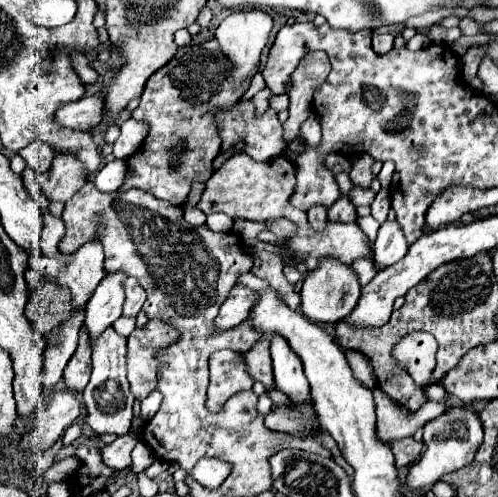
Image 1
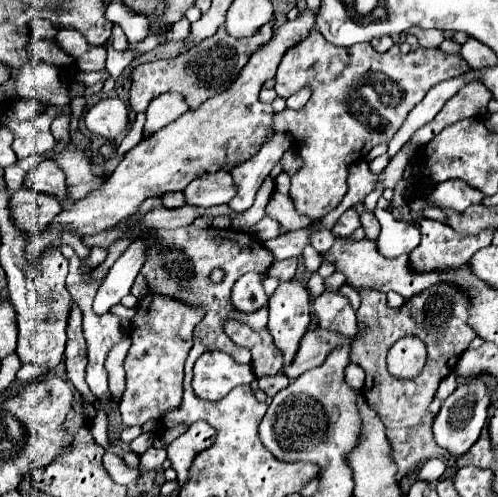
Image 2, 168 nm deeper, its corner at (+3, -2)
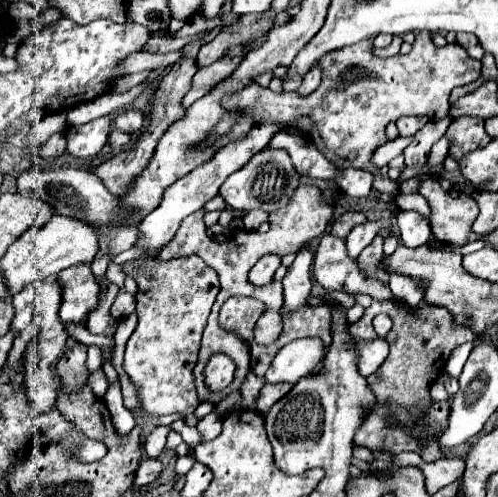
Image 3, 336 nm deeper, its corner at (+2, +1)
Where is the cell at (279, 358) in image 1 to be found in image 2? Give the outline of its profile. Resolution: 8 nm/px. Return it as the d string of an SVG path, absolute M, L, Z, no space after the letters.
M281 282L275 294L269 298L269 332L273 344L283 356L283 364L289 366L299 350L299 342L305 336L311 322L309 292L301 282Z

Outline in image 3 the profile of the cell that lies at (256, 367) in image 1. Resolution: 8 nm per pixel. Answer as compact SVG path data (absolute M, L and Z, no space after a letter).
M278 383L278 385L264 385L256 403L256 409L260 415L266 415L270 411L270 407L280 401L288 391L292 389L290 383Z

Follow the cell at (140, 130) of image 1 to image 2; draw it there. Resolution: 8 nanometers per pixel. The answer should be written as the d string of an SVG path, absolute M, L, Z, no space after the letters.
M163 94L163 96L157 96L149 104L149 108L145 112L143 136L149 138L159 128L175 122L185 110L187 110L187 106L185 106L185 102L183 102L183 98L179 94Z

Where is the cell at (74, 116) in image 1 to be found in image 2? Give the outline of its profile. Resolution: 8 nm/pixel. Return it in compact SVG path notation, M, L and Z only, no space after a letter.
M119 98L99 100L83 114L83 122L89 132L115 140L127 128L127 108Z

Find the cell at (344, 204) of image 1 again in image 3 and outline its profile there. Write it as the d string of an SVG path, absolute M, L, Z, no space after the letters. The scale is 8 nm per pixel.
M346 211L342 213L340 217L336 217L330 225L330 235L336 235L336 237L348 237L348 233L352 231L352 227L360 225L360 223L366 223L366 217L364 213L360 211Z

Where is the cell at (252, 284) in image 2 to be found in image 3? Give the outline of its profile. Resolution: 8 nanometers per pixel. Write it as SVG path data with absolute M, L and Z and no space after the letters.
M276 253L264 255L264 257L252 267L252 271L250 271L250 283L258 285L258 287L270 283L278 267L280 267L280 255L276 255Z

